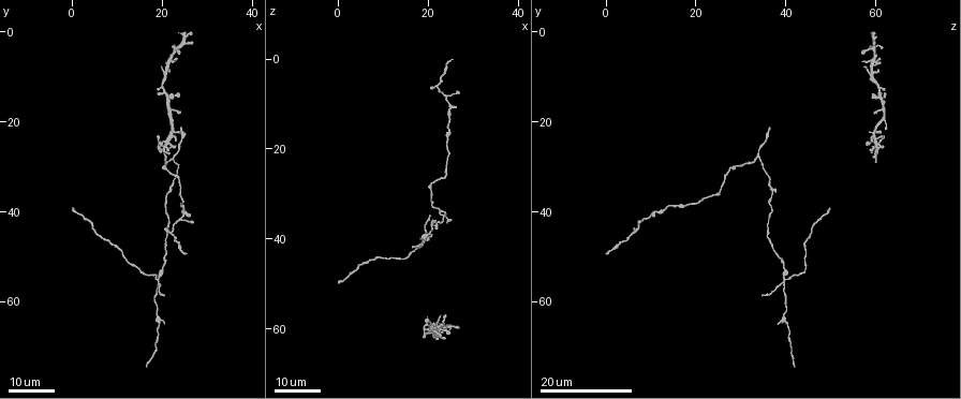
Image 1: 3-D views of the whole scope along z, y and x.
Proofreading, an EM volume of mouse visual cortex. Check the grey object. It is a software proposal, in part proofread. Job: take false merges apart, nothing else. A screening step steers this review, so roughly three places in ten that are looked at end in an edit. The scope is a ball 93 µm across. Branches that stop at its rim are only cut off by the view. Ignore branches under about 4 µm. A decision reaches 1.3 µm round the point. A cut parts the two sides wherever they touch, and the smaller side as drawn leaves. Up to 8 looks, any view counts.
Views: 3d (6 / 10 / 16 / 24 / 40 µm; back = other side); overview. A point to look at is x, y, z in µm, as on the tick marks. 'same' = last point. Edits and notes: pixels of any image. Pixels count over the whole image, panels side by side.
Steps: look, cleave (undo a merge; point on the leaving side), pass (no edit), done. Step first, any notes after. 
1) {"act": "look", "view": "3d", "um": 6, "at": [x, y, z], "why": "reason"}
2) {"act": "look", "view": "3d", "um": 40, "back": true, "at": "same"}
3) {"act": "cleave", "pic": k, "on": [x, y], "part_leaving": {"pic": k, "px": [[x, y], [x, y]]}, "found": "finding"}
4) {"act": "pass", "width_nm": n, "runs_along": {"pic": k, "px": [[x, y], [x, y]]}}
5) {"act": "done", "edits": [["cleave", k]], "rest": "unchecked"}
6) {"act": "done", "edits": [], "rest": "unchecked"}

{"act": "look", "view": "3d", "um": 16, "at": [23.0, 28.0, 33.5], "why": "a fork"}

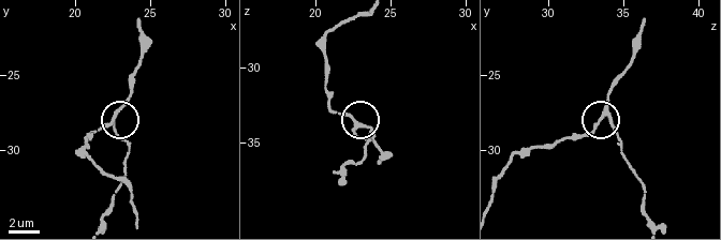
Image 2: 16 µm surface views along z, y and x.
{"act": "look", "view": "3d", "um": 10, "at": [22.8, 27.8, 33.6]}

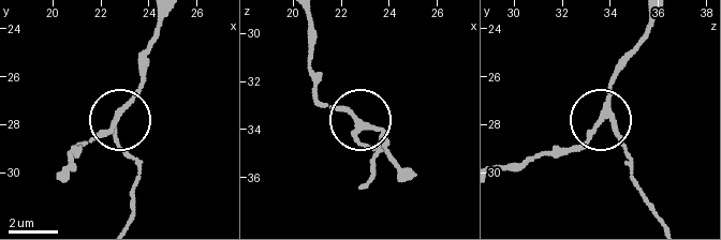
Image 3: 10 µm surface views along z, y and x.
{"act": "pass", "side_arm_um": 50, "runs_along": {"pic": 3, "px": [[621, 145], [601, 122], [576, 151]]}, "found": "one cell here"}

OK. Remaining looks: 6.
{"act": "look", "view": "3d", "um": 24, "at": [24.0, 39.0, 15.5], "why": "sudden change in width"}

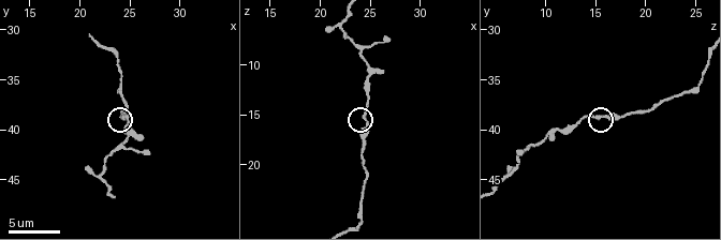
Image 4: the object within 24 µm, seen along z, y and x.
{"act": "look", "view": "3d", "um": 6, "at": [24.6, 38.6, 15.6]}

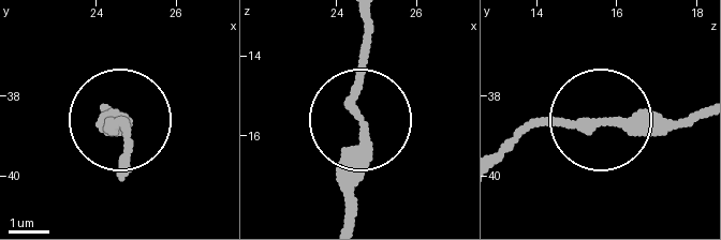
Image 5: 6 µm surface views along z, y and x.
{"act": "pass", "found": "all the same cell"}

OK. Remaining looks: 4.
{"act": "look", "view": "3d", "um": 6, "at": [24.8, 40.2, 10.6], "why": "calibre changes"}

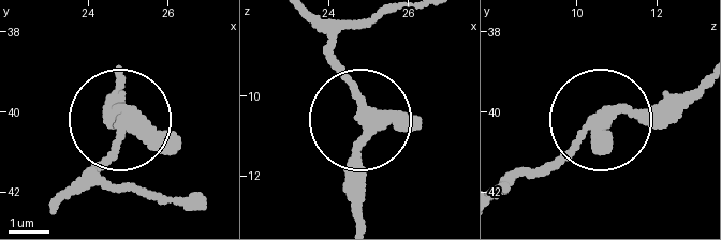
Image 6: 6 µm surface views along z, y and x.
{"act": "look", "view": "3d", "um": 6, "back": true, "at": [24.95, 40.15, 10.65], "why": "from behind"}

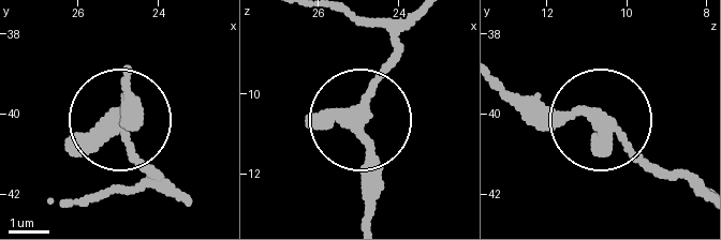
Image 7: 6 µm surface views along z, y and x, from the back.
{"act": "pass", "runs_along": {"pic": 7, "px": [[370, 215], [359, 103], [397, 56]]}, "found": "continuous, no second cell"}

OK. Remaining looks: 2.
{"act": "look", "view": "3d", "um": 24, "at": [18.5, 55.0, 40.0], "why": "small branch off a trunk"}

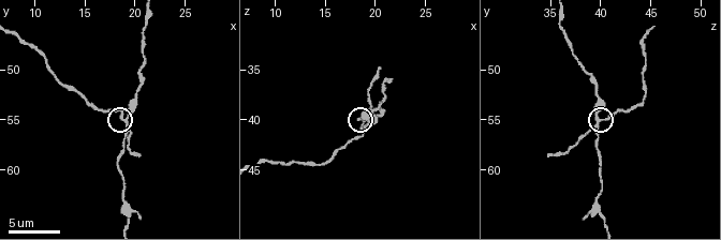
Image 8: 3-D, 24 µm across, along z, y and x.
{"act": "look", "view": "3d", "um": 6, "at": [19.2, 55.0, 39.6]}

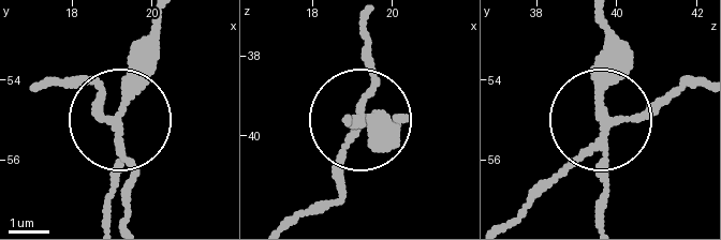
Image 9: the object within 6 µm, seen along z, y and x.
{"act": "cleave", "pic": 9, "on": [132, 175], "arms": 3, "part_leaving": {"pic": 9, "px": [[112, 128], [94, 84], [43, 80]]}, "found": "a second cell is stuck on"}

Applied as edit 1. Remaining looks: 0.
{"act": "done", "edits": [["cleave", 9]], "rest": "unchecked"}

